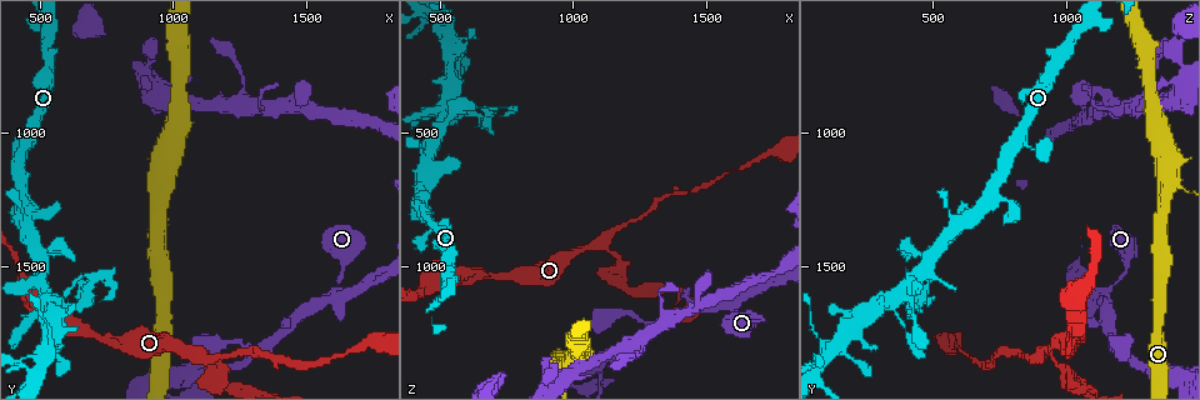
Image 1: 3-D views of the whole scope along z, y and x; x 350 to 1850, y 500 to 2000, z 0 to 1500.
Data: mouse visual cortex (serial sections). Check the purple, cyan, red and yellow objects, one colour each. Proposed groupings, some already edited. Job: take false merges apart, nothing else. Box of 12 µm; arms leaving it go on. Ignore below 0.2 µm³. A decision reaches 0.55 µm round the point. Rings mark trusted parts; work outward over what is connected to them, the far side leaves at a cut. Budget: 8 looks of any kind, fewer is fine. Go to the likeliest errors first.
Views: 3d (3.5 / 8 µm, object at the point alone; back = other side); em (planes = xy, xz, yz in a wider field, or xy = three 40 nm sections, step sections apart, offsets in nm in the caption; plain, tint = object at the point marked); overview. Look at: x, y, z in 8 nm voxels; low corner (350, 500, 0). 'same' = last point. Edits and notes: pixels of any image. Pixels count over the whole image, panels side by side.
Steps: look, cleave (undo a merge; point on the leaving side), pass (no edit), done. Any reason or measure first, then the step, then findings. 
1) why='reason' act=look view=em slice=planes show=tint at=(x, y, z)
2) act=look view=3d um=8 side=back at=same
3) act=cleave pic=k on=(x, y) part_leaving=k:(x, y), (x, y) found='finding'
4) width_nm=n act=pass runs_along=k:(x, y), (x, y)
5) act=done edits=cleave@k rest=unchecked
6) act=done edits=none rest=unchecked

why='abrupt turn' act=look view=3d um=3.5 at=(490, 1690, 430)

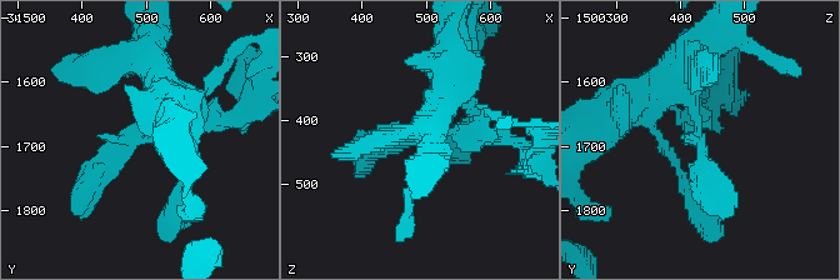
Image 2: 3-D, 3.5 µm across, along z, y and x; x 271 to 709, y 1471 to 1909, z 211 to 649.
why='need the tissue' act=look view=em slice=xy step=2 show=tint at=(485, 1690, 425)

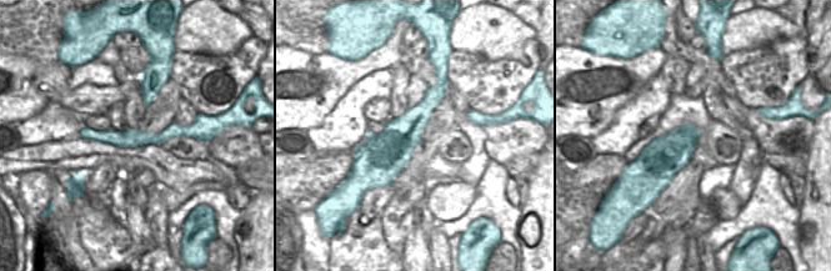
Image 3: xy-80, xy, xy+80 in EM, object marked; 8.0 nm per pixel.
act=cleave pic=2 on=(698, 166) found='two cells meet here'

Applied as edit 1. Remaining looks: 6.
why='redraw' act=look view=overview

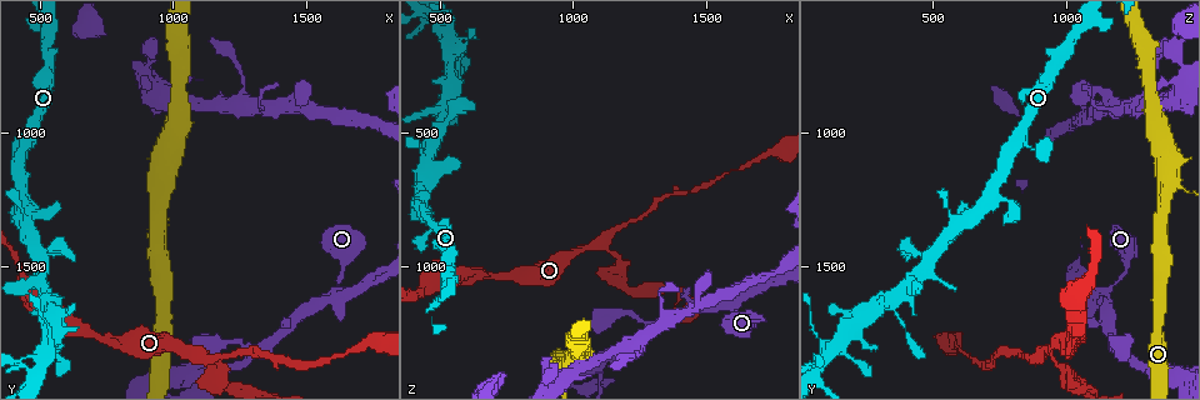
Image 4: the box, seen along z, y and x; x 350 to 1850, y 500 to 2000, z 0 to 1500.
why='three-way junction' act=look view=3d um=3.5 at=(1610, 1580, 1170)

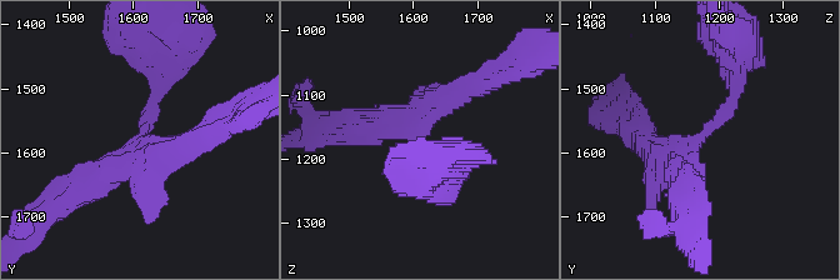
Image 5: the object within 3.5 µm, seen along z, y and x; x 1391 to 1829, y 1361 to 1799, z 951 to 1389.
act=look view=em slice=xy step=1 show=tint at=(1610, 1580, 1170)

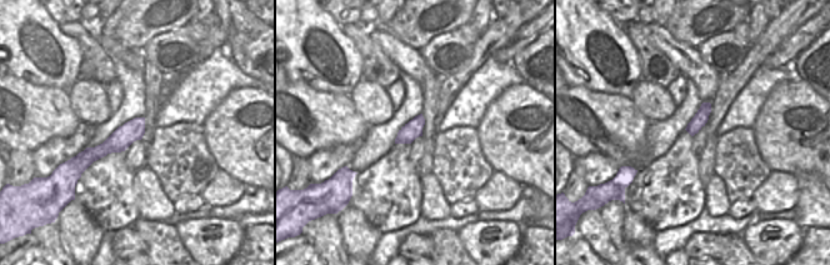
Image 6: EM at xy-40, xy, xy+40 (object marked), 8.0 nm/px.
width_nm=140 act=pass runs_along=6:(141, 120), (116, 143), (79, 163) found='all the same cell'

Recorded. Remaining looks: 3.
why='narrows sharply' act=look view=3d um=3.5 at=(1110, 1830, 910)

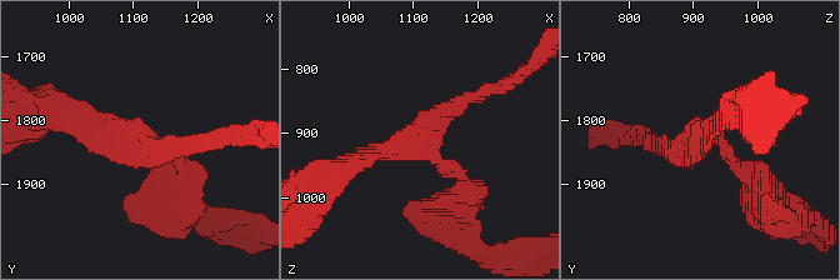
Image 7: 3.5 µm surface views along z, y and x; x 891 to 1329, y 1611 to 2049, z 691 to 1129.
arms=3 arm_widths_nm=150,200,250 act=look view=em slice=planes show=tint at=(1105, 1830, 905)

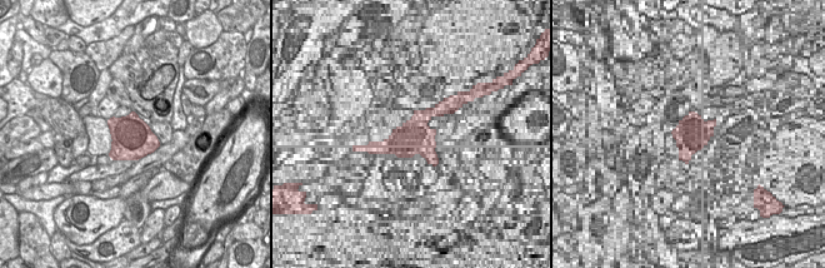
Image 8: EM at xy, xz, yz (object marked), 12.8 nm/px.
why='another direction' act=look view=em slice=xy step=5 show=tint at=same

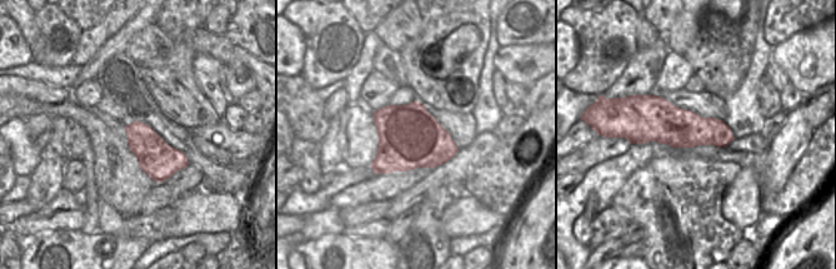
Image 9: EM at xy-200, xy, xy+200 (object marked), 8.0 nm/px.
act=pass runs_along=7:(346, 170), (480, 96) found='all the same cell'

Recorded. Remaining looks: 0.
act=done edits=cleave@2 rest=unchecked

